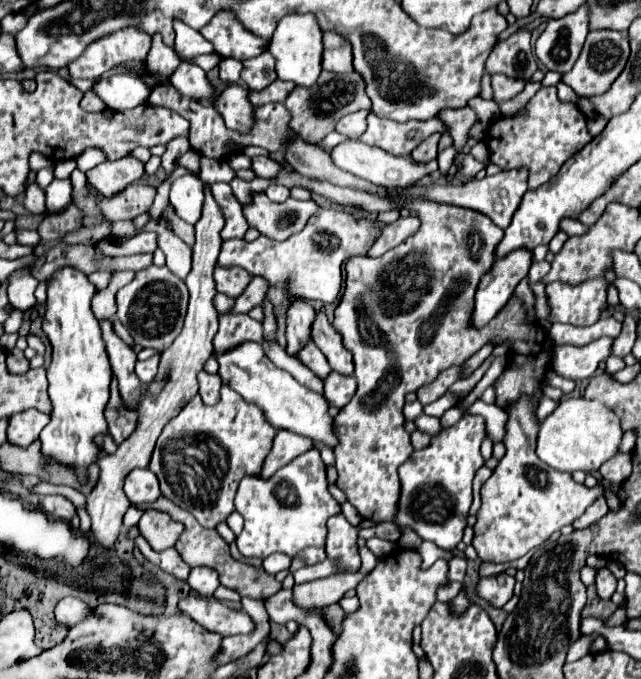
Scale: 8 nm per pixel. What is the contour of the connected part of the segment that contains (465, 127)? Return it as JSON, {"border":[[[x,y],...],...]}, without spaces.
{"border":[[[463,106],[463,108],[457,108],[457,110],[443,110],[443,112],[439,112],[437,118],[445,124],[447,134],[453,138],[455,150],[463,152],[463,148],[467,144],[467,132],[475,124],[477,114],[469,106]]]}

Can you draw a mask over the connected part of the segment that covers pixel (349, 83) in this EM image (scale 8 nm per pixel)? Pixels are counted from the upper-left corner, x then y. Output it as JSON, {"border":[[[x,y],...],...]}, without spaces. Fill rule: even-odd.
{"border":[[[323,70],[319,80],[311,88],[295,88],[287,100],[285,100],[287,110],[291,112],[291,130],[303,138],[309,144],[319,144],[325,134],[329,134],[337,120],[349,112],[357,110],[369,110],[371,108],[371,98],[365,92],[363,76],[359,72],[351,72],[347,76],[339,76],[335,72]]]}

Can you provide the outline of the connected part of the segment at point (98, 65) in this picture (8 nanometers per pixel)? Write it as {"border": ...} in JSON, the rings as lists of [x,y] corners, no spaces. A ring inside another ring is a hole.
{"border":[[[137,28],[117,30],[97,42],[93,42],[81,58],[69,64],[73,78],[97,80],[111,66],[127,60],[143,60],[151,48],[151,36]]]}

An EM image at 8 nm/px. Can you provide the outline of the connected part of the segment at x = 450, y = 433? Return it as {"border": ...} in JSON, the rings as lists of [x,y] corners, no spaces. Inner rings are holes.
{"border":[[[463,416],[461,422],[431,438],[427,448],[413,452],[411,458],[399,466],[401,500],[395,522],[413,528],[423,540],[431,540],[445,550],[455,550],[463,538],[469,506],[473,502],[473,476],[483,466],[479,452],[483,436],[483,416]]]}

